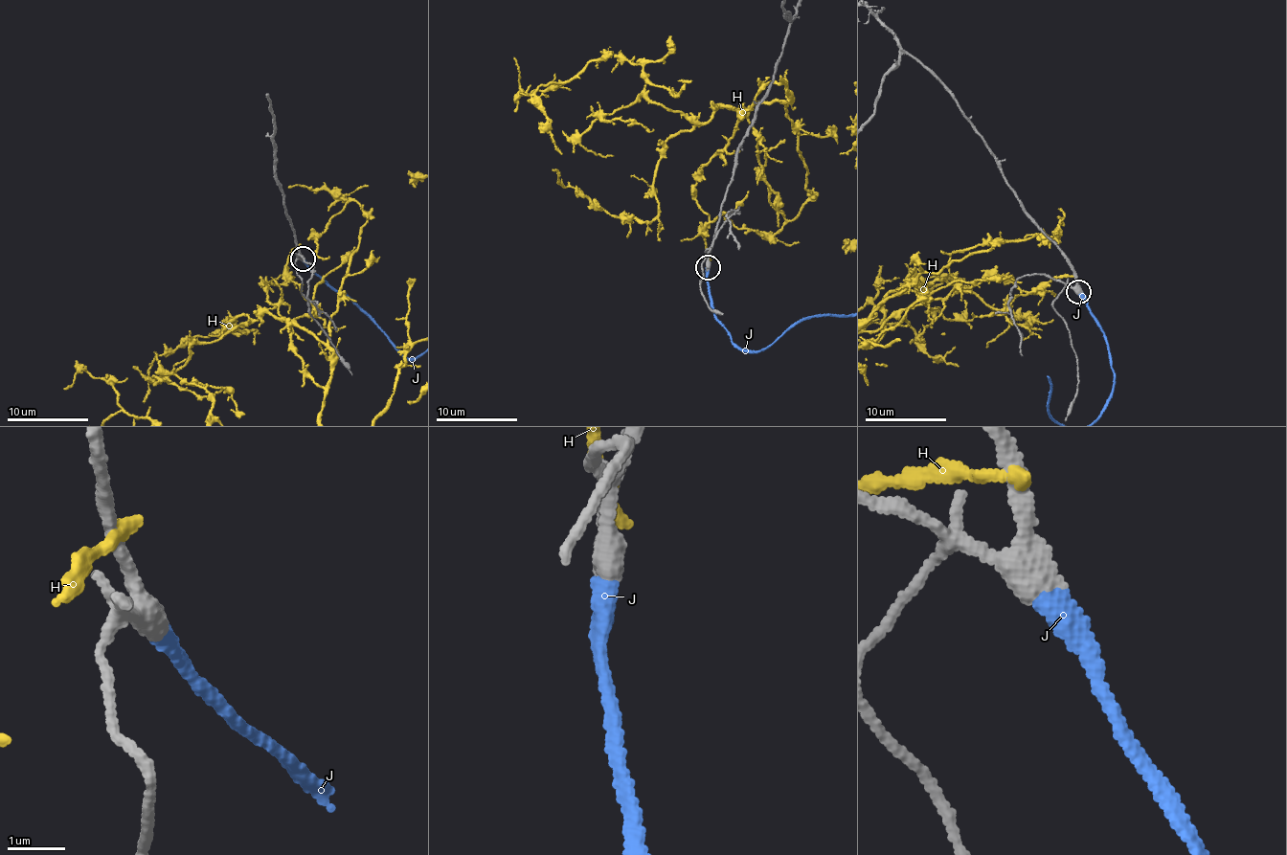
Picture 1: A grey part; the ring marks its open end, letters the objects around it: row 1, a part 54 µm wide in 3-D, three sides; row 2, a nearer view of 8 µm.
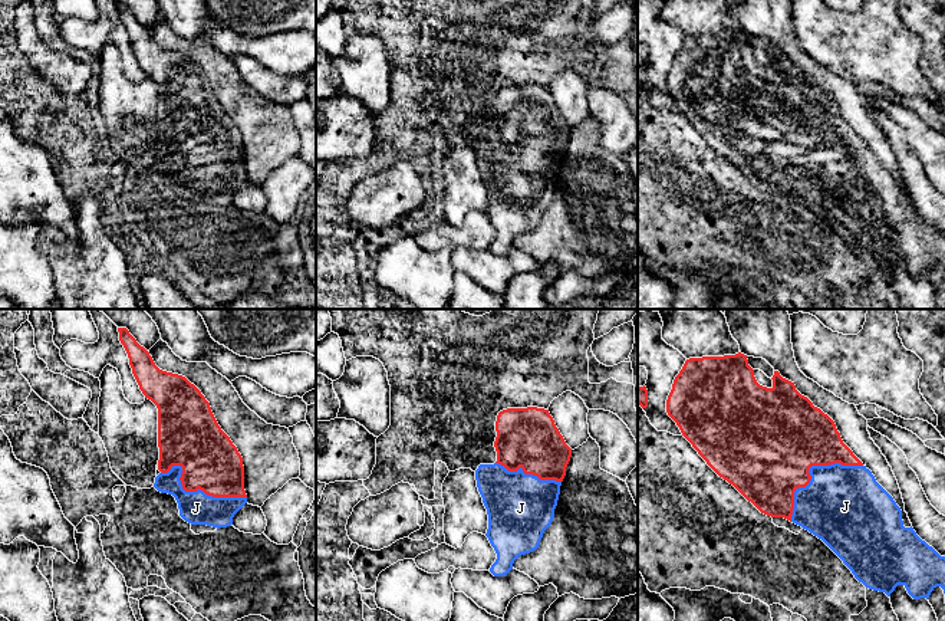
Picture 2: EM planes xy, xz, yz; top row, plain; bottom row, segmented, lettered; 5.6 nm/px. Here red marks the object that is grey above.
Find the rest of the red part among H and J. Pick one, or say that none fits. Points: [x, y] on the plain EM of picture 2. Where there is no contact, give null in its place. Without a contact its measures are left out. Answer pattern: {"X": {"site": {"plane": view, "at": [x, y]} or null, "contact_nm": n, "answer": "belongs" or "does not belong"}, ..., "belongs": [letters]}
{"H": {"site": null, "answer": "does not belong"}, "J": {"site": {"plane": "yz", "at": [809, 147]}, "contact_nm": 500, "answer": "belongs"}, "belongs": ["J"]}

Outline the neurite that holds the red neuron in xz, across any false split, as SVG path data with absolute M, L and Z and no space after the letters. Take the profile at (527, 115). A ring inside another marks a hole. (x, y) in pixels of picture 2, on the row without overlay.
M544 86L503 88L497 93L495 109L497 139L480 142L475 158L488 193L485 214L497 231L490 250L504 254L518 234L539 226L544 208L551 203L572 126Z

